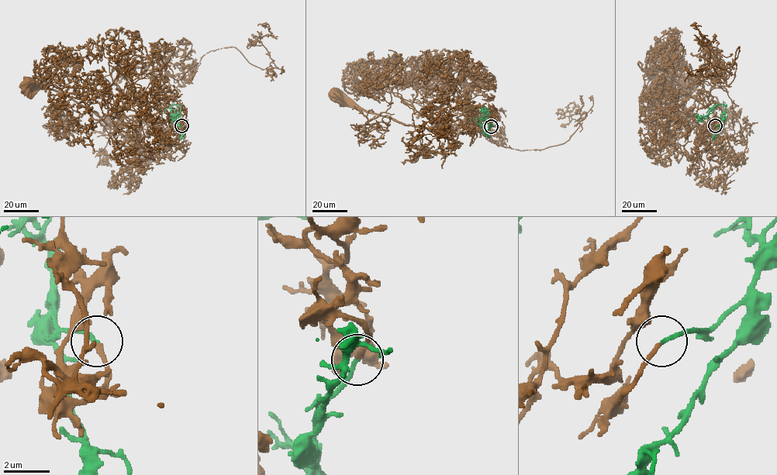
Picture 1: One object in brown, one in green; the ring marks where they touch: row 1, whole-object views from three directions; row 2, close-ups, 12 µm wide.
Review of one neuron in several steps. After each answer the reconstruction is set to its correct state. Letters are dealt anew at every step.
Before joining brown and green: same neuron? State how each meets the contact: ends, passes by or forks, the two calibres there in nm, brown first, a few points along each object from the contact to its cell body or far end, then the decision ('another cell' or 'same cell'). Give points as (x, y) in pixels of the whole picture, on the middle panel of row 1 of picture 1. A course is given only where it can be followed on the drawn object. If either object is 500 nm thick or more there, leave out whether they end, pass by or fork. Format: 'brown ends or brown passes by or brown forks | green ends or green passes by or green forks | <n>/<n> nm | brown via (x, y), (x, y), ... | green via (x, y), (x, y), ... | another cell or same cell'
brown ends | green ends | 200/160 nm | brown via (491, 125), (478, 105), (456, 131), (443, 125), (447, 104), (433, 111), (433, 126), (416, 127), (335, 96) | green via (491, 125), (488, 137), (480, 124), (481, 116), (486, 114), (483, 108), (488, 109) | another cell

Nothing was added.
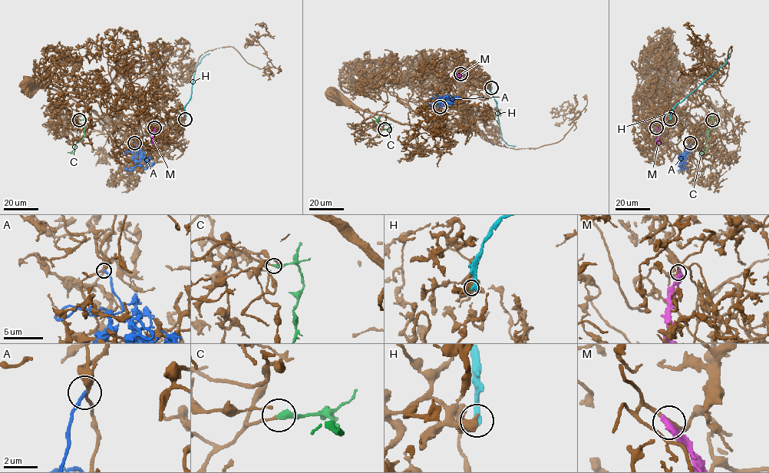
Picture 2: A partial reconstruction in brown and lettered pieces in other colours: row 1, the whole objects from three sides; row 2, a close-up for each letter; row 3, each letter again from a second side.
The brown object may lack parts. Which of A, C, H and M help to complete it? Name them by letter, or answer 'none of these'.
C

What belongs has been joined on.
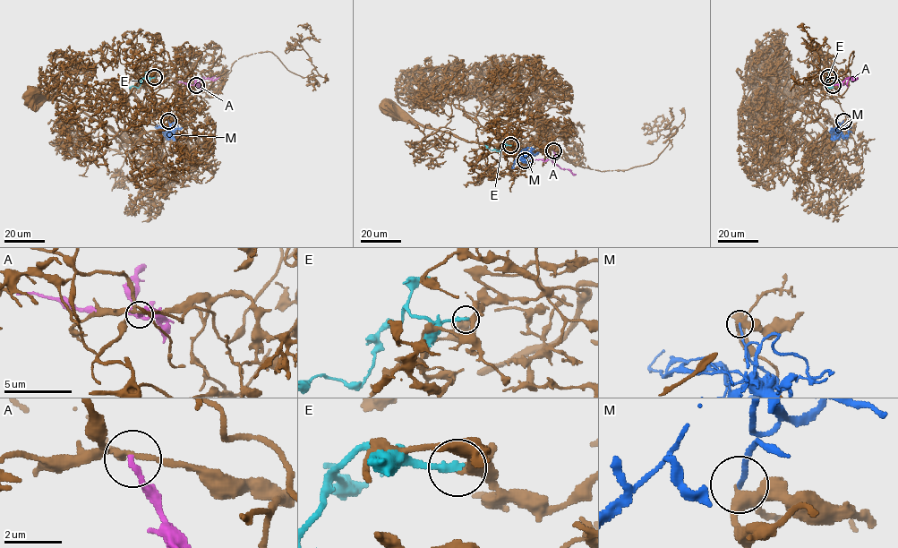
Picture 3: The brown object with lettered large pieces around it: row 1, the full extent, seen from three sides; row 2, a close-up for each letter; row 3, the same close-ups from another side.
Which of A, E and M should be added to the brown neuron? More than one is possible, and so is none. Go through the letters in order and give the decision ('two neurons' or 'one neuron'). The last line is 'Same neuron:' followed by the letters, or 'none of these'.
A: two neurons
E: two neurons
M: two neurons
Same neuron: none of these

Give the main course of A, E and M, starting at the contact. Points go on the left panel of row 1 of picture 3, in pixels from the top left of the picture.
A: (196, 85), (199, 84), (195, 83), (197, 79), (215, 80), (219, 76)
E: (154, 78), (146, 75), (139, 87), (128, 86)
M: (168, 121), (170, 127), (166, 136), (170, 137), (173, 134), (168, 132)

